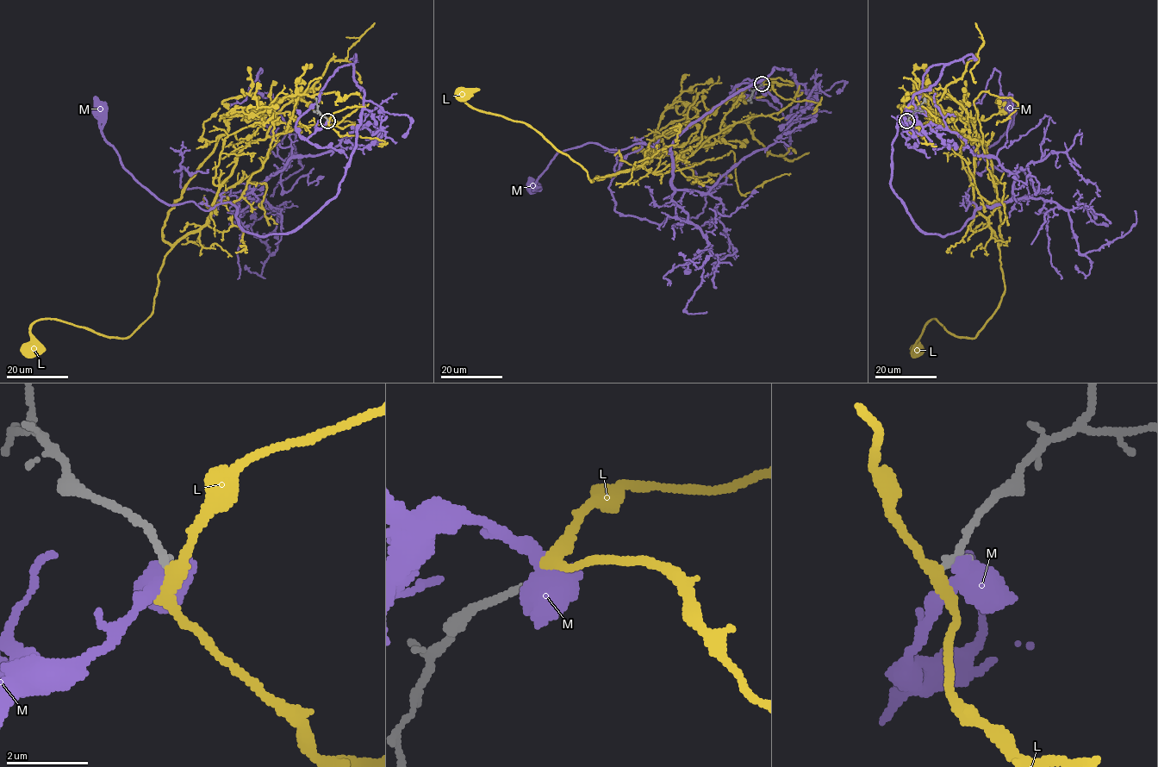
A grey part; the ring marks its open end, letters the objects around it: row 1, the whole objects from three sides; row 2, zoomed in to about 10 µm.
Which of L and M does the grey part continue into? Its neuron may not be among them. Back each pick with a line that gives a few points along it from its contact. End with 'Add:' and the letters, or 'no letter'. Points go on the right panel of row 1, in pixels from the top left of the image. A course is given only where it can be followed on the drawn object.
L: it runs (906, 121), (900, 109), (921, 106), (980, 141), (974, 204), (1004, 285), (974, 338), (932, 319), (918, 348)
Add: L

